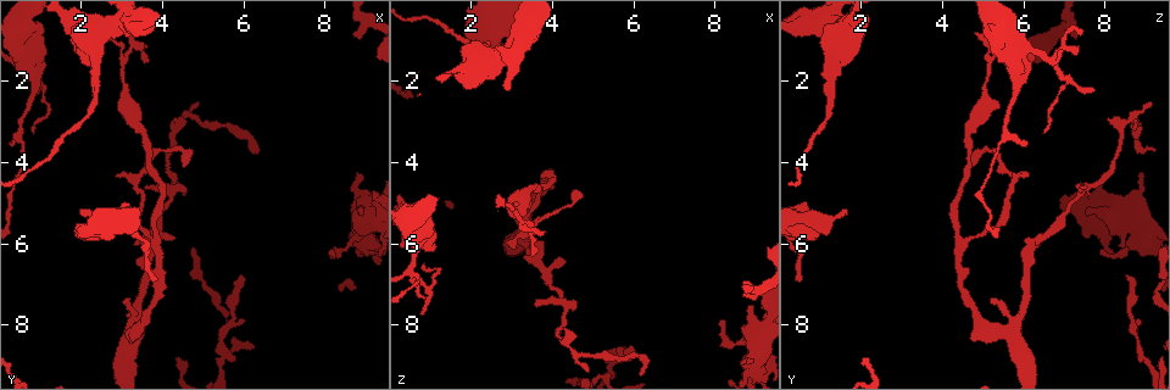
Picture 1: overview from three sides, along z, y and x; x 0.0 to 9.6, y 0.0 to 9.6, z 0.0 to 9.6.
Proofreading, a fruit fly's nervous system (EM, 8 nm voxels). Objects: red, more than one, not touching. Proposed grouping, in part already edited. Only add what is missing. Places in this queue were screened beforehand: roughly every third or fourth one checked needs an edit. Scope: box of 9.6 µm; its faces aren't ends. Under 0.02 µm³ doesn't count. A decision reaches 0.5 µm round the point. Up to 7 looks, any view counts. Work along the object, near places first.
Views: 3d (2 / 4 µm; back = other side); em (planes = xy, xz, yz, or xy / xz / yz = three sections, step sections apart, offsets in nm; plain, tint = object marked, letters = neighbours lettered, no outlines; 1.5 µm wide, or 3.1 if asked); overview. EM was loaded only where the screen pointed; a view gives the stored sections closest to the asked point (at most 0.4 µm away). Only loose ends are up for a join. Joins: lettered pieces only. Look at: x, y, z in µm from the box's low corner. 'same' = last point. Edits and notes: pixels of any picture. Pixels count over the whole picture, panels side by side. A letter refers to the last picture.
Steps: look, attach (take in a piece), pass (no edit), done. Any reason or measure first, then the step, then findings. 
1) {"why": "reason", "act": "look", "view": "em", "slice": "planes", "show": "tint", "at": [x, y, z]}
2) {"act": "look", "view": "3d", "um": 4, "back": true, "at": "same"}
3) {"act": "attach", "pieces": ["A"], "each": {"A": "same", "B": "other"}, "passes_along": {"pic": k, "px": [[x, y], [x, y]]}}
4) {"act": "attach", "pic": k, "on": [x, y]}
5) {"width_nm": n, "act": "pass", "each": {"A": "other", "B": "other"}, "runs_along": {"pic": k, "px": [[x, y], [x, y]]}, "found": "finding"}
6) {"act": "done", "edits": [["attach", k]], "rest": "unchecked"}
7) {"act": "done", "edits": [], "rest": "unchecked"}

{"why": "free end", "act": "look", "view": "3d", "um": 2, "at": [0.95, 1.25, 7.35]}

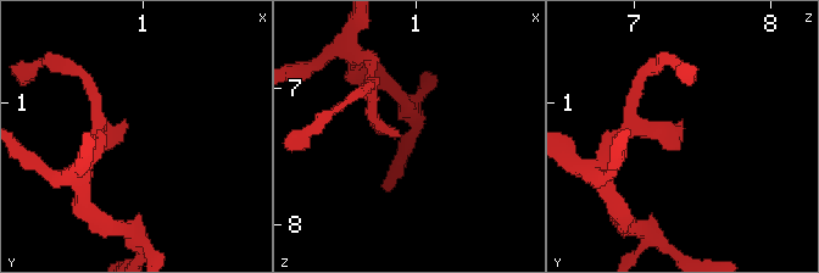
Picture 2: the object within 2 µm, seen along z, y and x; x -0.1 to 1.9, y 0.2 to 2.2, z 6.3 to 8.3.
{"why": "now the EM", "act": "look", "view": "em", "slice": "xy", "step": 4, "show": "tint", "at": [0.88, 1.16, 7.38]}

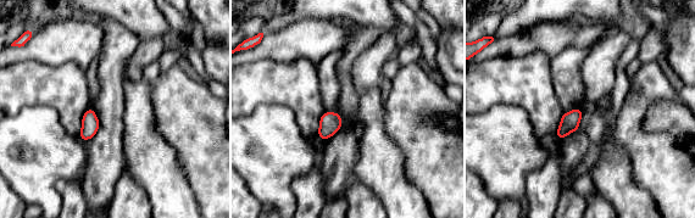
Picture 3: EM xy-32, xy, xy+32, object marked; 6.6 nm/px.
{"act": "look", "view": "em", "slice": "planes", "show": "letters", "at": "same"}

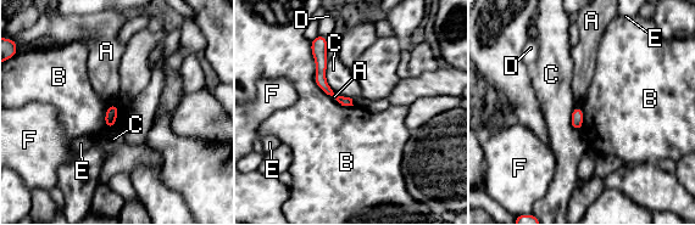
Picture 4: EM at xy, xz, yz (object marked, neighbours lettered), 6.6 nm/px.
{"longest_contact_nm": ["B", 500], "act": "pass", "each": {"A": "other", "B": "other", "C": "other", "D": "other", "E": "other", "F": "other"}, "runs_along": {"pic": 4, "px": [[313, 46], [321, 83], [349, 102]]}, "found": "no lettered piece goes on from it"}

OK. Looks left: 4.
{"why": "branch stops here", "act": "look", "view": "3d", "um": 2, "back": true, "at": [8.70, 0.85, 7.25]}

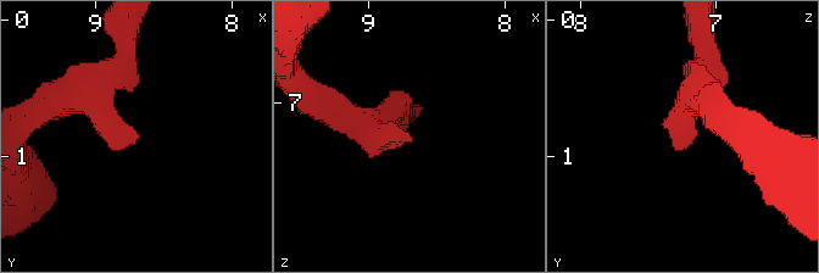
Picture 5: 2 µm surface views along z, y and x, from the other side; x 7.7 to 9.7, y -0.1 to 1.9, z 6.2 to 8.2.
{"act": "look", "view": "em", "slice": "planes", "show": "tint", "at": [8.72, 0.88, 7.28]}

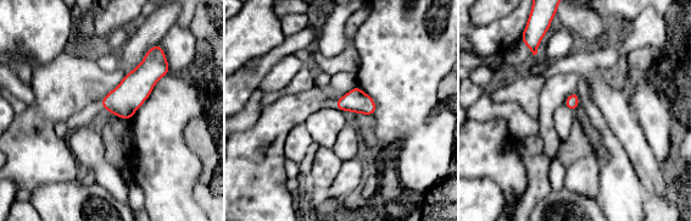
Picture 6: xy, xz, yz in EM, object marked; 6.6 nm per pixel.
{"why": "see the neighbours", "act": "look", "view": "em", "slice": "planes", "show": "letters", "at": "same"}

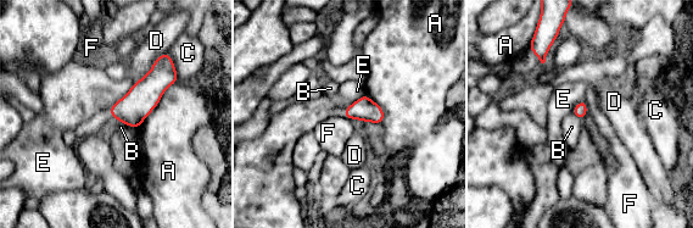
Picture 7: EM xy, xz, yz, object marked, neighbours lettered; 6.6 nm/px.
{"act": "pass", "each": {"A": "other", "B": "other", "C": "other", "D": "other", "E": "other", "F": "other"}, "border": {"pic": 7, "px": [[585, 99], [587, 112]]}, "found": "no lettered piece goes on from it"}

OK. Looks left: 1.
{"act": "done", "edits": [], "rest": "unchecked"}

